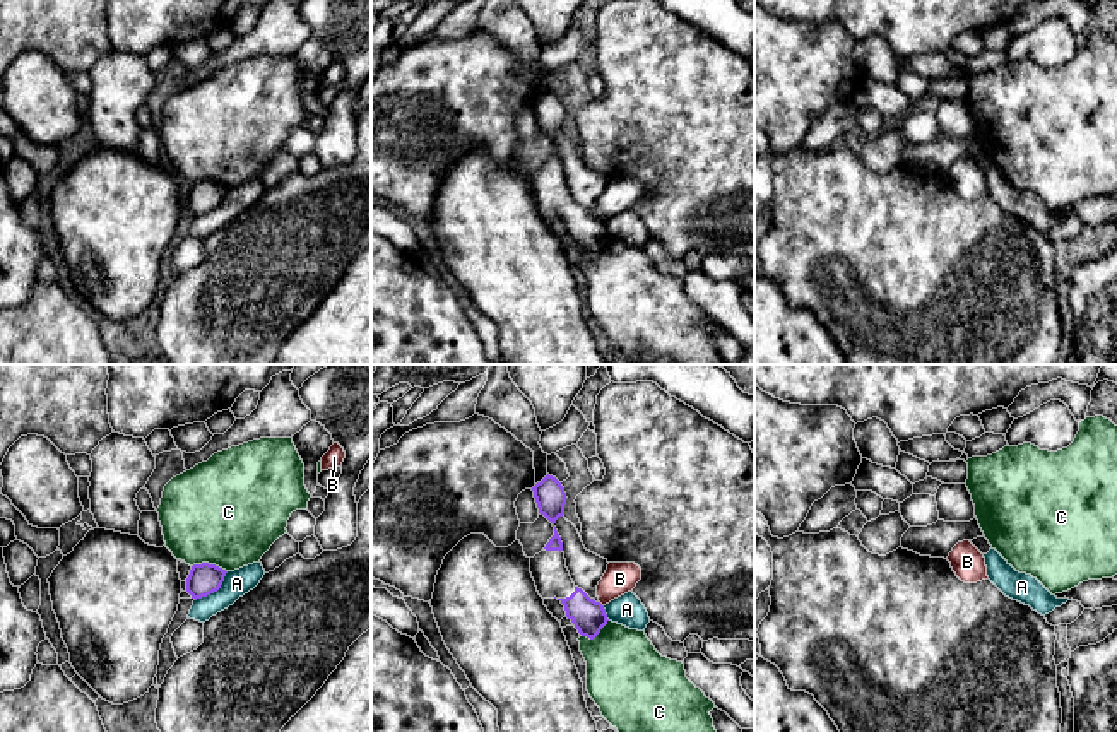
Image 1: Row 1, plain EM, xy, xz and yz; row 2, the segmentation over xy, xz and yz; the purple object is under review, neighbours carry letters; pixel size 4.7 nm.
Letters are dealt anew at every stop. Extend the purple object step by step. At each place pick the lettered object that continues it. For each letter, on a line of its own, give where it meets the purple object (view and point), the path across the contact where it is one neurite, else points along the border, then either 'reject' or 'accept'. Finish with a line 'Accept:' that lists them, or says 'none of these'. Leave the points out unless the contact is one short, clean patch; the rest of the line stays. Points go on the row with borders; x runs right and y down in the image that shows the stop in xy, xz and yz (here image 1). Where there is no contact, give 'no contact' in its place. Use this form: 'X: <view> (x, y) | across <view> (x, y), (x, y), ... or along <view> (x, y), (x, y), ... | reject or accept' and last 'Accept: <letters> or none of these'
A: xy (214, 590) | along xy (228, 572), (216, 590), (195, 601) | reject
B: xz (601, 604) | along xz (599, 601), (602, 606) | reject
C: xy (207, 563) | along xy (192, 565), (214, 563), (226, 572) | reject
Accept: none of these

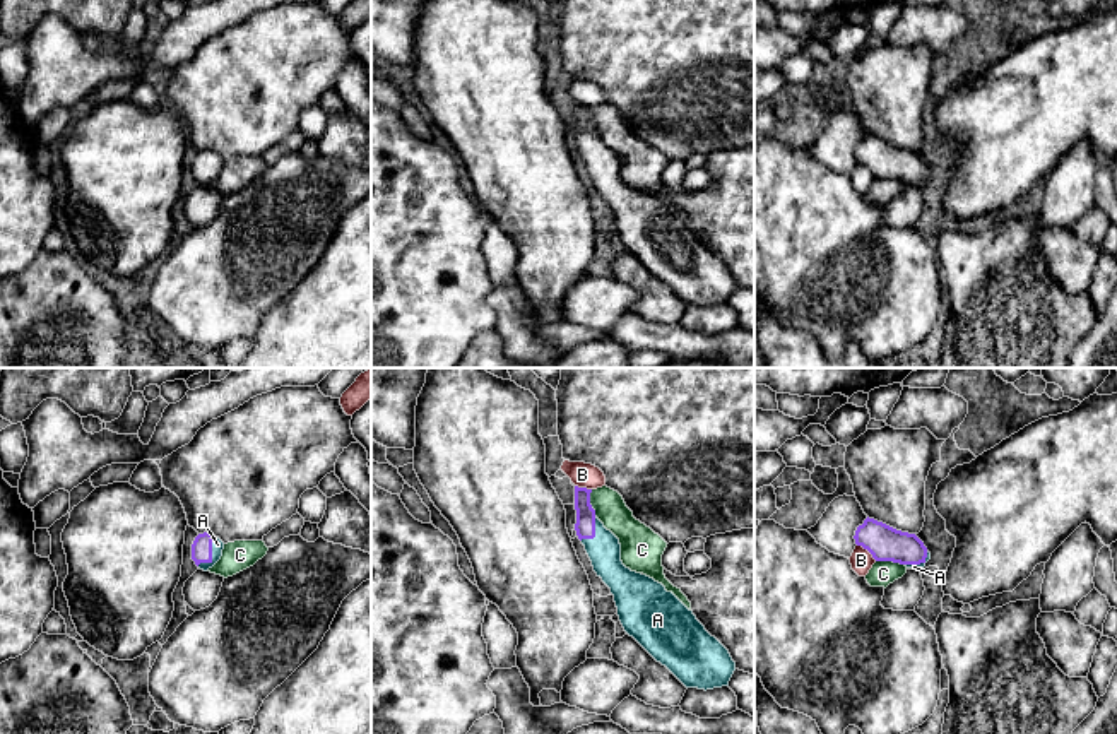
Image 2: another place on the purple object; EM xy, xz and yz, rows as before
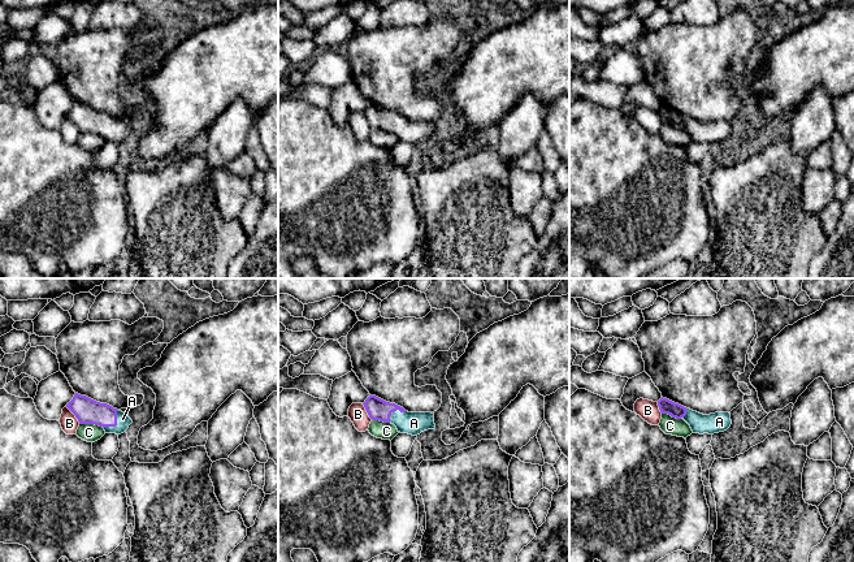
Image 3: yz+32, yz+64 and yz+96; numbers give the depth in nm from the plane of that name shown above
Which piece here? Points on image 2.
A: xy (211, 555) | across xy (202, 546), (211, 555), (218, 544) | accept
B: yz (868, 550) | along yz (857, 544), (876, 560) | reject
C: yz (890, 560) | along yz (876, 560), (892, 560), (904, 565) | reject
Accept: A

